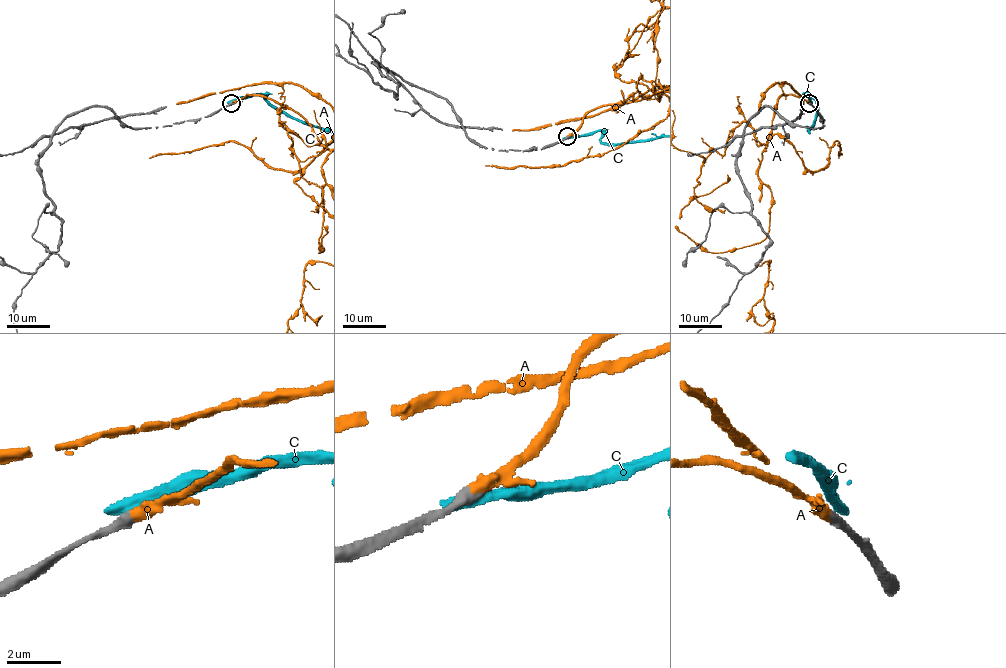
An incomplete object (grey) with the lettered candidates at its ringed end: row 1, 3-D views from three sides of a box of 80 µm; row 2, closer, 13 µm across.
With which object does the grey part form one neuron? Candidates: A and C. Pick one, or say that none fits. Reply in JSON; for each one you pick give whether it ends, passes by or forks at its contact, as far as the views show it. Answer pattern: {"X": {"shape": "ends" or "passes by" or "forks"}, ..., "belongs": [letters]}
{"A": {"shape": "ends"}, "belongs": ["A"]}

